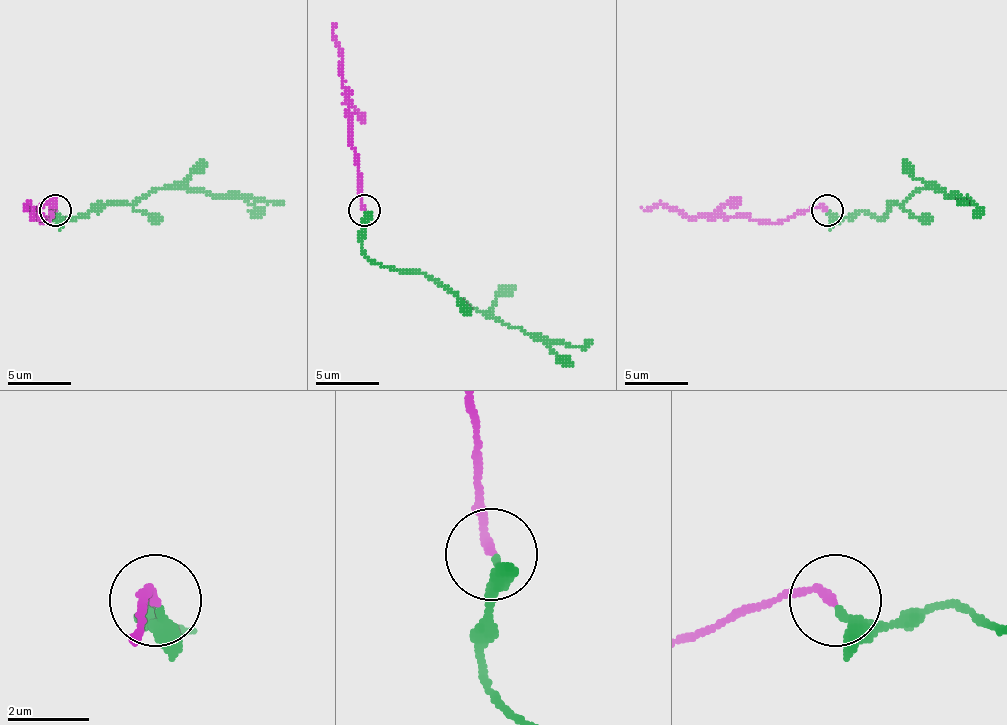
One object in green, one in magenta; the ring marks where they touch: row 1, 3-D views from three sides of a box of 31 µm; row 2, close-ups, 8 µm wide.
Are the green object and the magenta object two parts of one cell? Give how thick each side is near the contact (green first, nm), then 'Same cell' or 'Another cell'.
Thickness 240 nm (green) against 200 nm. Same cell

